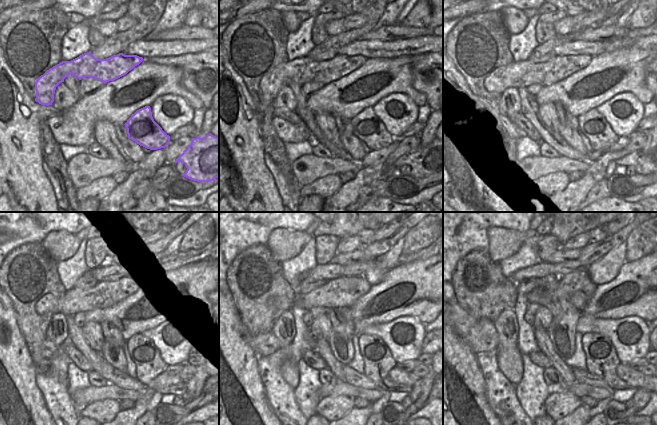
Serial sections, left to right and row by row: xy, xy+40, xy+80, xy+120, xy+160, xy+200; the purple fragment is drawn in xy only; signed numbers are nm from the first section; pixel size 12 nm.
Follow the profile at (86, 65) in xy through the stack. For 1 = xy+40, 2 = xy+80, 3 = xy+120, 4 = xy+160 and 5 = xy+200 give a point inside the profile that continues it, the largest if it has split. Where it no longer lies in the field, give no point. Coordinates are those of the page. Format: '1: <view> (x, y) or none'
1: xy+40 (301, 70)
2: xy+80 (524, 73)
3: xy+120 (108, 293)
4: xy+160 (332, 294)
5: xy+200 (579, 299)

